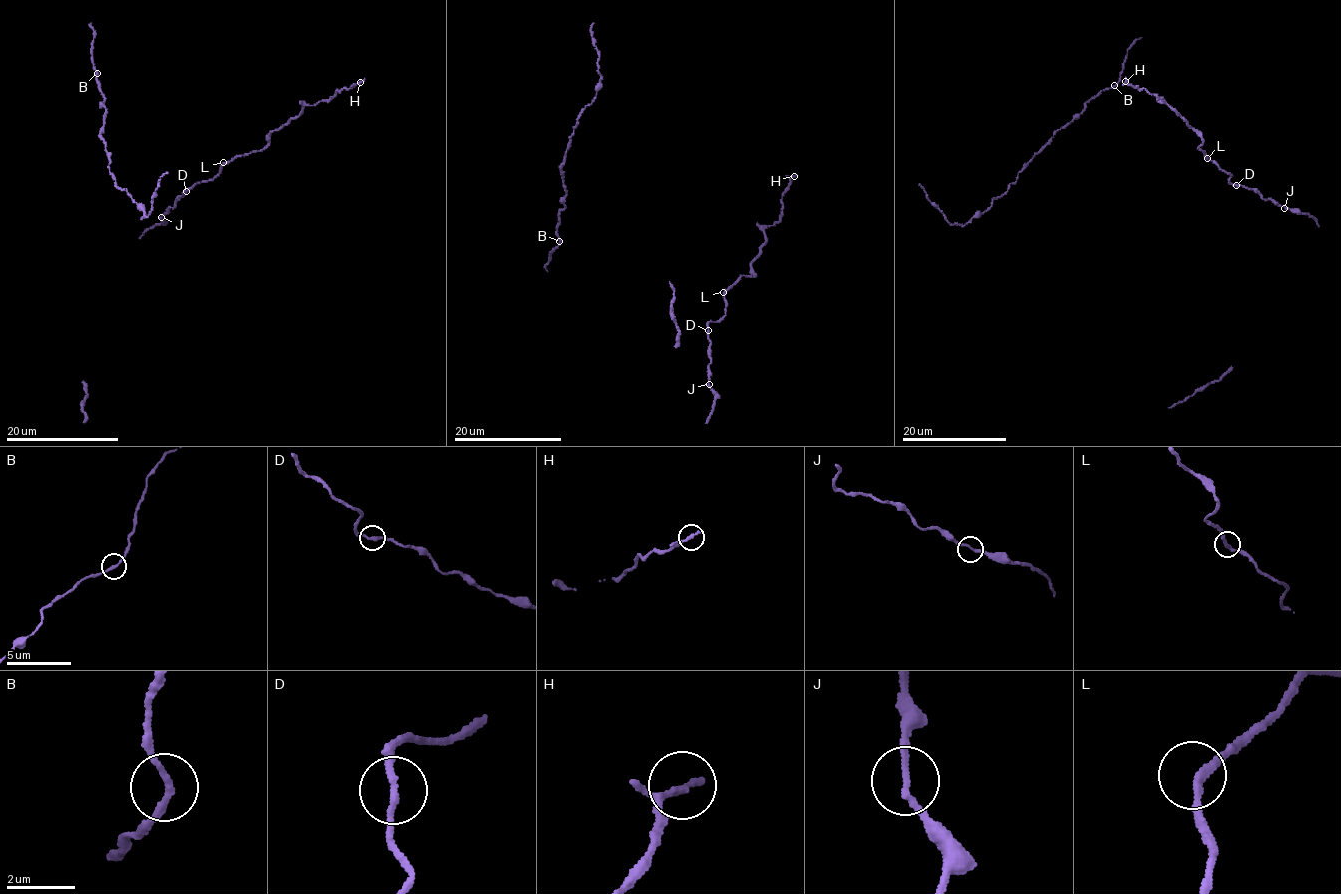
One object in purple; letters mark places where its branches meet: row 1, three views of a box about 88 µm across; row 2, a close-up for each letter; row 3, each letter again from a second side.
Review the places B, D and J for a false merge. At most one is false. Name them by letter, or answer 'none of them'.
none of them

